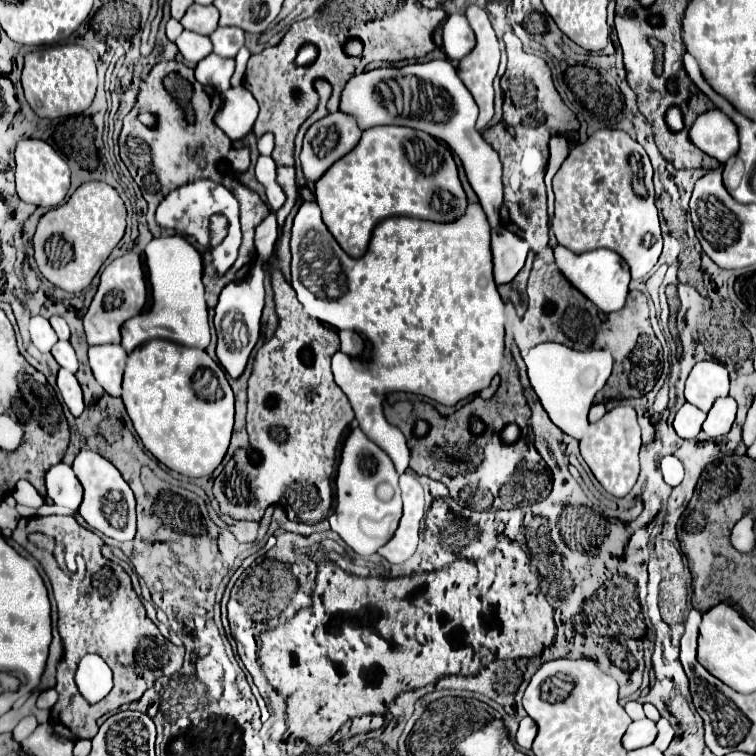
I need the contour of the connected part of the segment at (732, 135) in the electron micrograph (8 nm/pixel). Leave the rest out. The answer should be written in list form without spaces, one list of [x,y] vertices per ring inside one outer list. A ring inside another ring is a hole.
[[[709,110],[701,114],[689,130],[689,140],[719,162],[735,156],[739,148],[737,126],[721,110]]]

